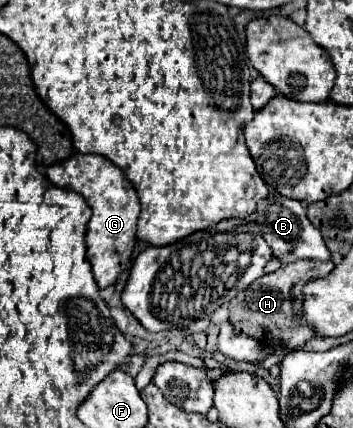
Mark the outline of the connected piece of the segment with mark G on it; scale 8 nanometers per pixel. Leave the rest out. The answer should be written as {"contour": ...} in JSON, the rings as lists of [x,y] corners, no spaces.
{"contour":[[[72,154],[70,158],[48,166],[46,178],[58,188],[74,190],[86,198],[88,206],[92,208],[92,218],[86,226],[88,260],[92,264],[96,284],[100,288],[112,286],[120,272],[124,272],[132,264],[130,256],[136,244],[136,220],[140,214],[140,202],[134,186],[126,180],[118,166],[94,154]]]}

